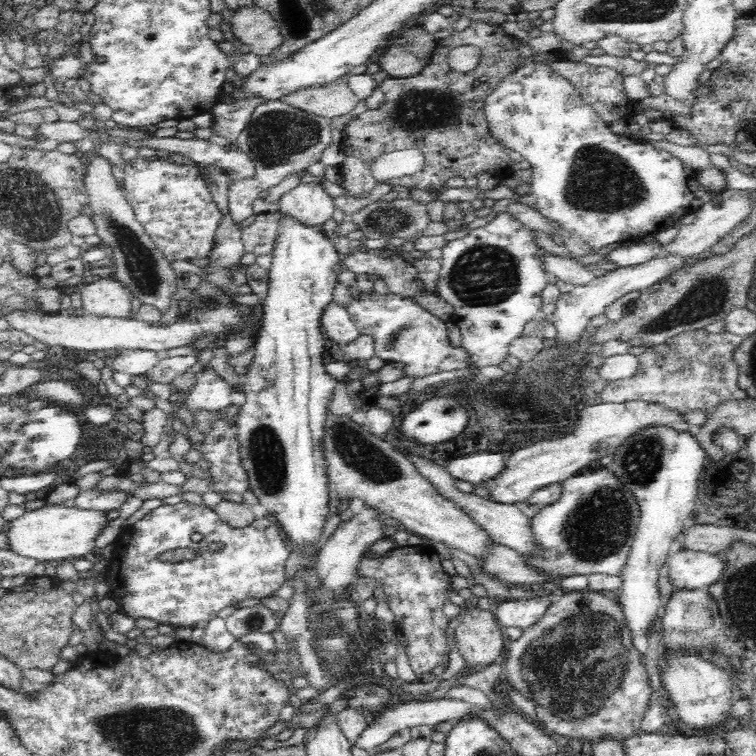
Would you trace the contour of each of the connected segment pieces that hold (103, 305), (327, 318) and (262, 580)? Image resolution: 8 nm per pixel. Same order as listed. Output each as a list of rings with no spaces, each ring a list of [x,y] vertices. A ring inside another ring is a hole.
[[[111,276],[94,277],[79,287],[84,314],[110,318],[131,316],[129,288]]]
[[[330,301],[320,315],[322,332],[334,345],[348,344],[356,340],[361,334],[358,332],[356,323],[348,314],[347,305]]]
[[[184,500],[173,505],[161,505],[146,514],[142,519],[138,520],[127,529],[125,529],[121,538],[119,538],[115,543],[114,561],[109,564],[109,568],[104,573],[106,583],[108,583],[108,586],[110,588],[107,596],[116,601],[119,611],[126,613],[126,615],[132,617],[132,619],[134,620],[140,618],[148,618],[150,620],[154,620],[154,622],[157,622],[158,625],[170,625],[175,629],[180,627],[189,627],[194,629],[196,628],[196,624],[200,624],[200,622],[209,622],[210,619],[217,616],[219,611],[221,611],[225,607],[231,606],[232,604],[235,605],[236,603],[240,603],[247,599],[264,599],[272,596],[274,592],[281,588],[286,580],[286,560],[288,560],[288,556],[290,553],[291,548],[289,547],[288,541],[282,534],[281,528],[278,526],[277,522],[270,516],[266,516],[264,518],[255,518],[255,520],[252,521],[248,526],[242,528],[234,528],[233,526],[230,526],[228,523],[224,522],[218,516],[218,513],[216,513],[213,508],[207,505],[200,506],[200,504],[192,504]],[[195,532],[203,535],[203,539],[200,541],[200,543],[195,543],[191,539],[192,534],[194,534]],[[210,543],[222,543],[224,547],[223,549],[219,550],[219,552],[210,552],[208,548]],[[178,548],[192,549],[196,553],[196,556],[194,556],[194,558],[184,558],[184,561],[177,563],[161,562],[160,558],[158,558],[159,555],[168,554],[168,551],[173,551]]]

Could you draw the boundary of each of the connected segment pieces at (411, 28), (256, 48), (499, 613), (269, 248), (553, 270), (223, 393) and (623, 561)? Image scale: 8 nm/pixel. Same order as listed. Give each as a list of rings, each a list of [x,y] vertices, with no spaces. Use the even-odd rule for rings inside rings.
[[[415,19],[408,26],[388,36],[384,46],[373,56],[373,61],[378,63],[380,71],[393,78],[409,78],[420,74],[430,63],[437,41],[434,35]]]
[[[254,4],[234,10],[230,23],[237,44],[248,44],[258,58],[272,54],[283,41],[272,15]]]
[[[536,594],[535,597],[532,597],[532,600],[509,599],[498,604],[493,611],[498,624],[506,627],[519,626],[524,630],[544,616],[544,612],[550,603],[549,595]]]
[[[282,213],[260,214],[249,226],[241,230],[241,241],[245,252],[255,255],[273,252],[278,223]]]
[[[539,247],[535,258],[539,260],[540,268],[546,274],[554,276],[556,280],[564,280],[564,282],[578,286],[590,282],[594,278],[592,271],[586,270],[572,257],[558,256],[558,254],[552,254]]]
[[[208,365],[196,376],[196,384],[187,395],[186,410],[193,415],[198,414],[198,412],[220,412],[220,410],[228,408],[230,393],[230,385]]]
[[[606,467],[596,470],[585,469],[565,480],[562,488],[561,497],[556,502],[542,508],[531,518],[530,528],[536,546],[532,554],[525,555],[525,566],[548,579],[548,582],[560,582],[560,579],[572,576],[588,577],[590,574],[621,575],[627,564],[639,524],[640,511],[635,494]]]

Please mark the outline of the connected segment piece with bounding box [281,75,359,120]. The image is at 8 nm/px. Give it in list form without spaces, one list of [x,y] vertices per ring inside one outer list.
[[[344,75],[334,82],[304,86],[292,94],[282,96],[281,102],[330,120],[347,116],[359,103],[359,99],[350,90],[348,82],[349,75]]]

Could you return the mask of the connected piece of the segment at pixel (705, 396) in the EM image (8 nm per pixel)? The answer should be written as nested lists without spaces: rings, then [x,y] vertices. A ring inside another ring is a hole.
[[[706,328],[684,331],[663,344],[649,347],[637,356],[639,366],[636,374],[626,379],[608,382],[601,392],[604,404],[626,404],[626,402],[647,402],[663,406],[666,410],[686,417],[690,412],[702,412],[705,416],[712,416],[716,410],[728,401],[743,401],[749,398],[748,392],[740,387],[740,369],[734,360],[736,350],[744,343],[741,336],[724,331],[722,333],[708,332]]]

